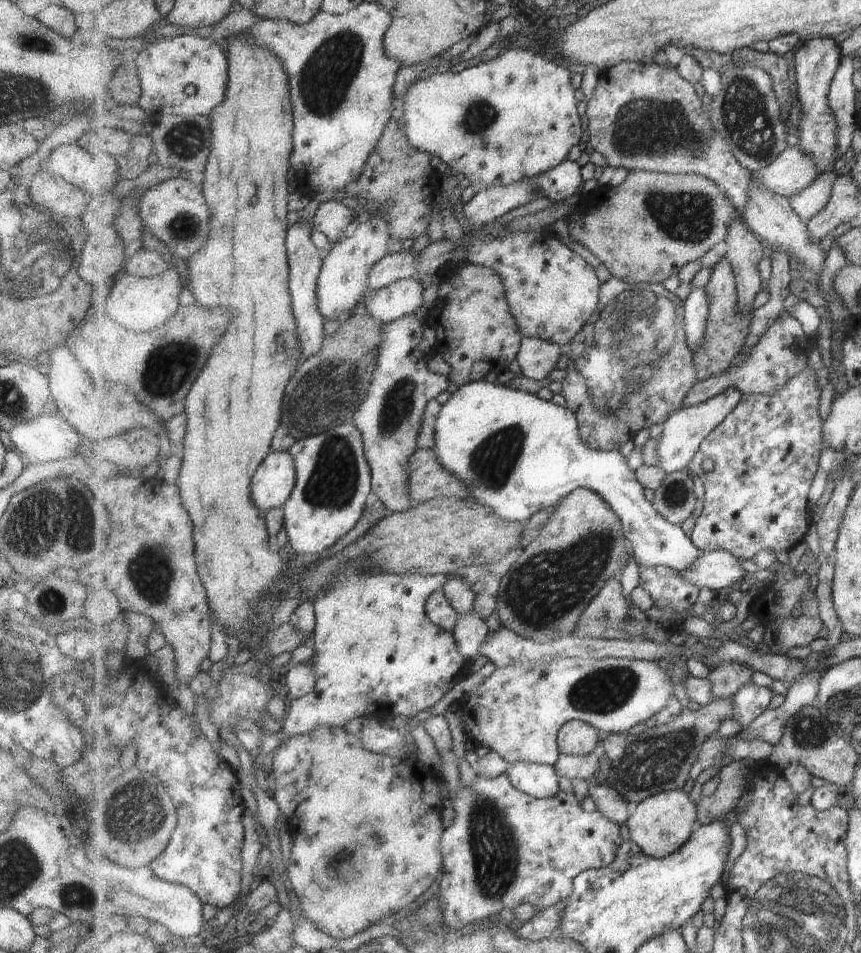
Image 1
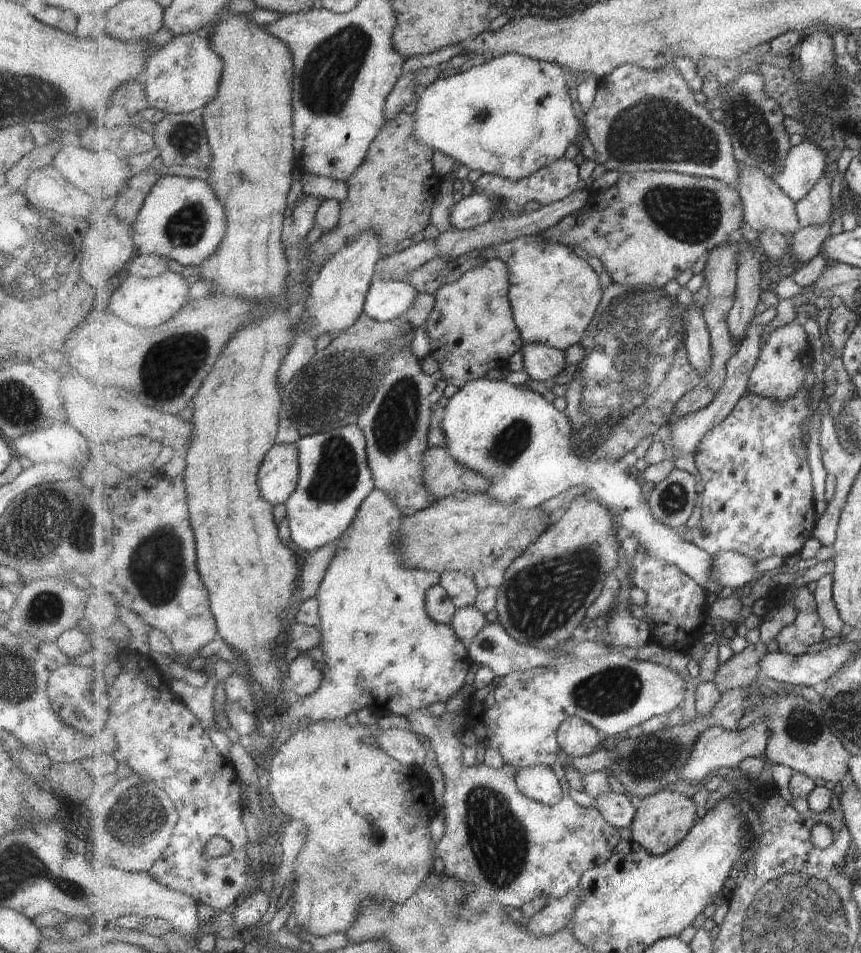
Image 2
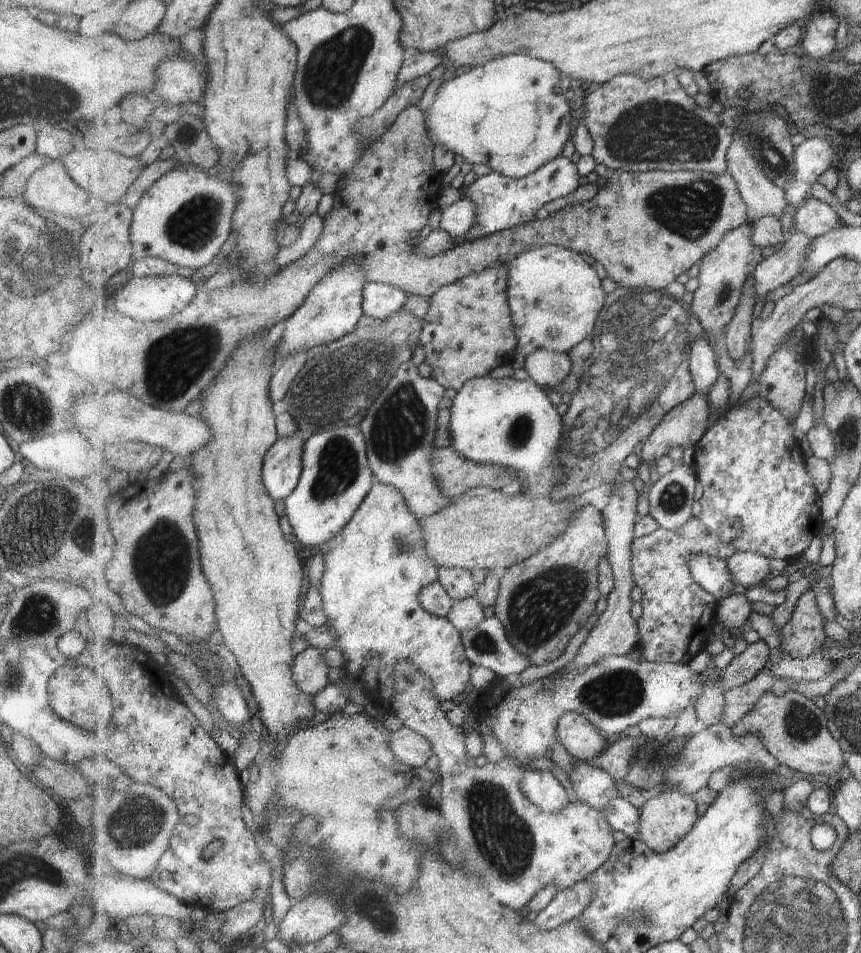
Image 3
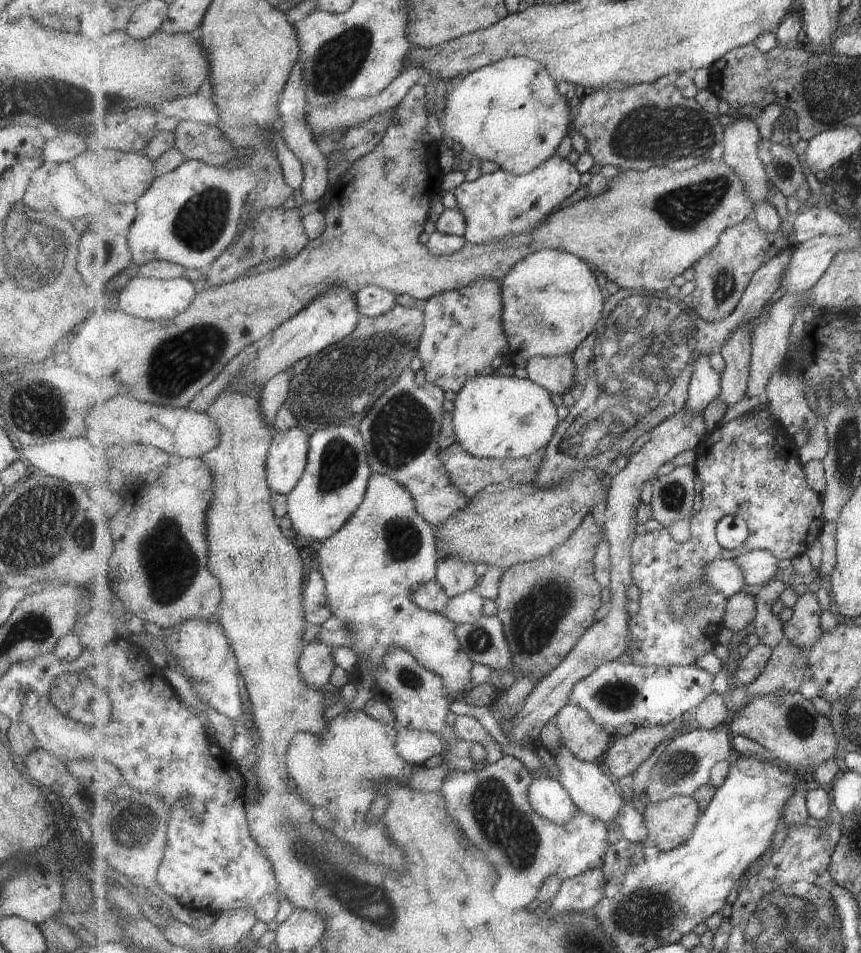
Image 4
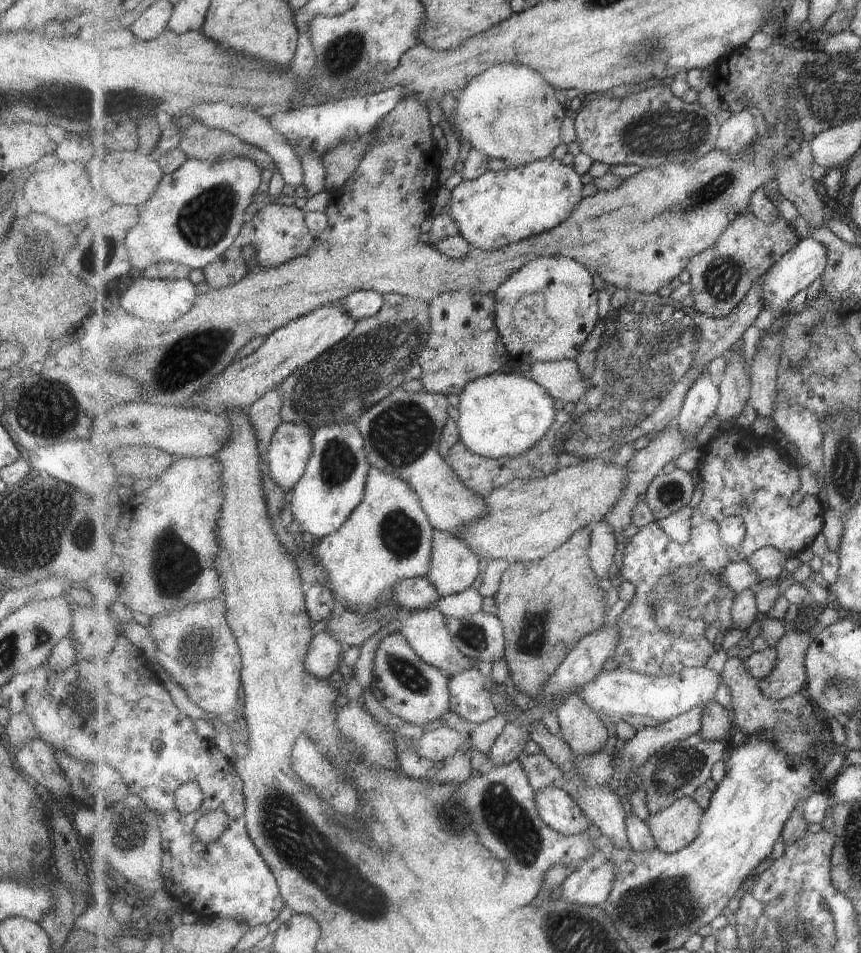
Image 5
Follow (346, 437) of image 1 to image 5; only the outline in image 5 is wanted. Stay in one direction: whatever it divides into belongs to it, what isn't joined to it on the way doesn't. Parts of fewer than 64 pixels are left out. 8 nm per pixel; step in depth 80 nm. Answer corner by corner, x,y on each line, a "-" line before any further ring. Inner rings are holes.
355,423
319,427
313,442
312,457
305,474
293,488
290,508
300,530
322,540
336,533
364,501
368,474
373,466
366,453
364,435

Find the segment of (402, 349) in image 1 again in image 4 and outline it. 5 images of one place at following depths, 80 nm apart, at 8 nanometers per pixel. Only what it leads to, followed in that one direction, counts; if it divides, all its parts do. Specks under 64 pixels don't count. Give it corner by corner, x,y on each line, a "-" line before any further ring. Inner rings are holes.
409,368
377,400
377,404
373,406
373,409
365,416
364,421
359,426
366,443
368,462
369,466
372,467
372,472
383,474
383,476
399,482
405,490
409,490
409,494
415,500
417,512
433,527
441,526
443,522
449,521
449,518
455,514
468,510
469,504
471,504
471,499
467,498
465,494
461,494
461,491
457,490
457,486
453,486
448,471
444,469
444,464
440,460
441,449
438,443
444,418
443,404
445,404
445,391
429,384
429,382
417,386
415,384
415,372

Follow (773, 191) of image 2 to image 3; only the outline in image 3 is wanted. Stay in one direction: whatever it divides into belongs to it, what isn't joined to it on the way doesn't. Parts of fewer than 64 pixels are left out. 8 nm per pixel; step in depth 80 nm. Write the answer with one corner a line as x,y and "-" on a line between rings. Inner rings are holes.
733,131
733,140
728,150
728,171
736,178
739,192
744,201
748,204
751,222
757,222
760,218
767,215
773,215
777,218
783,216
787,208
785,200
785,189
777,186
776,183
765,174
764,168
760,162
753,156
752,150
749,150
748,138
743,133

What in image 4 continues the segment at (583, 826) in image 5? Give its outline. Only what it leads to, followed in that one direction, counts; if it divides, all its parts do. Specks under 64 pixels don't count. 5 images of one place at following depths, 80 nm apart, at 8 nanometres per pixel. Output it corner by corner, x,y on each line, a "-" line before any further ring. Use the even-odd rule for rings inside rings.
532,778
529,798
532,808
551,822
567,824
577,814
578,807
573,803
569,792
555,778

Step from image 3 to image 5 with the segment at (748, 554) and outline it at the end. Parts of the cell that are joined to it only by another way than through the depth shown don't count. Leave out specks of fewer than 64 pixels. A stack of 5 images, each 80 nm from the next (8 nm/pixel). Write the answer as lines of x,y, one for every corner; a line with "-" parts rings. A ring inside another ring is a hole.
778,548
759,549
748,558
749,564
760,574
761,583
778,581
785,575
788,556

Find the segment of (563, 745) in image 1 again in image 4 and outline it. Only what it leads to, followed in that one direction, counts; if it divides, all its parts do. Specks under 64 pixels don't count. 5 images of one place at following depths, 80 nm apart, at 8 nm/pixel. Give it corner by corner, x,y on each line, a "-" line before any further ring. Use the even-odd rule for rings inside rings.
567,704
555,719
562,736
562,743
581,761
602,762
615,736
605,734
603,728
581,706

